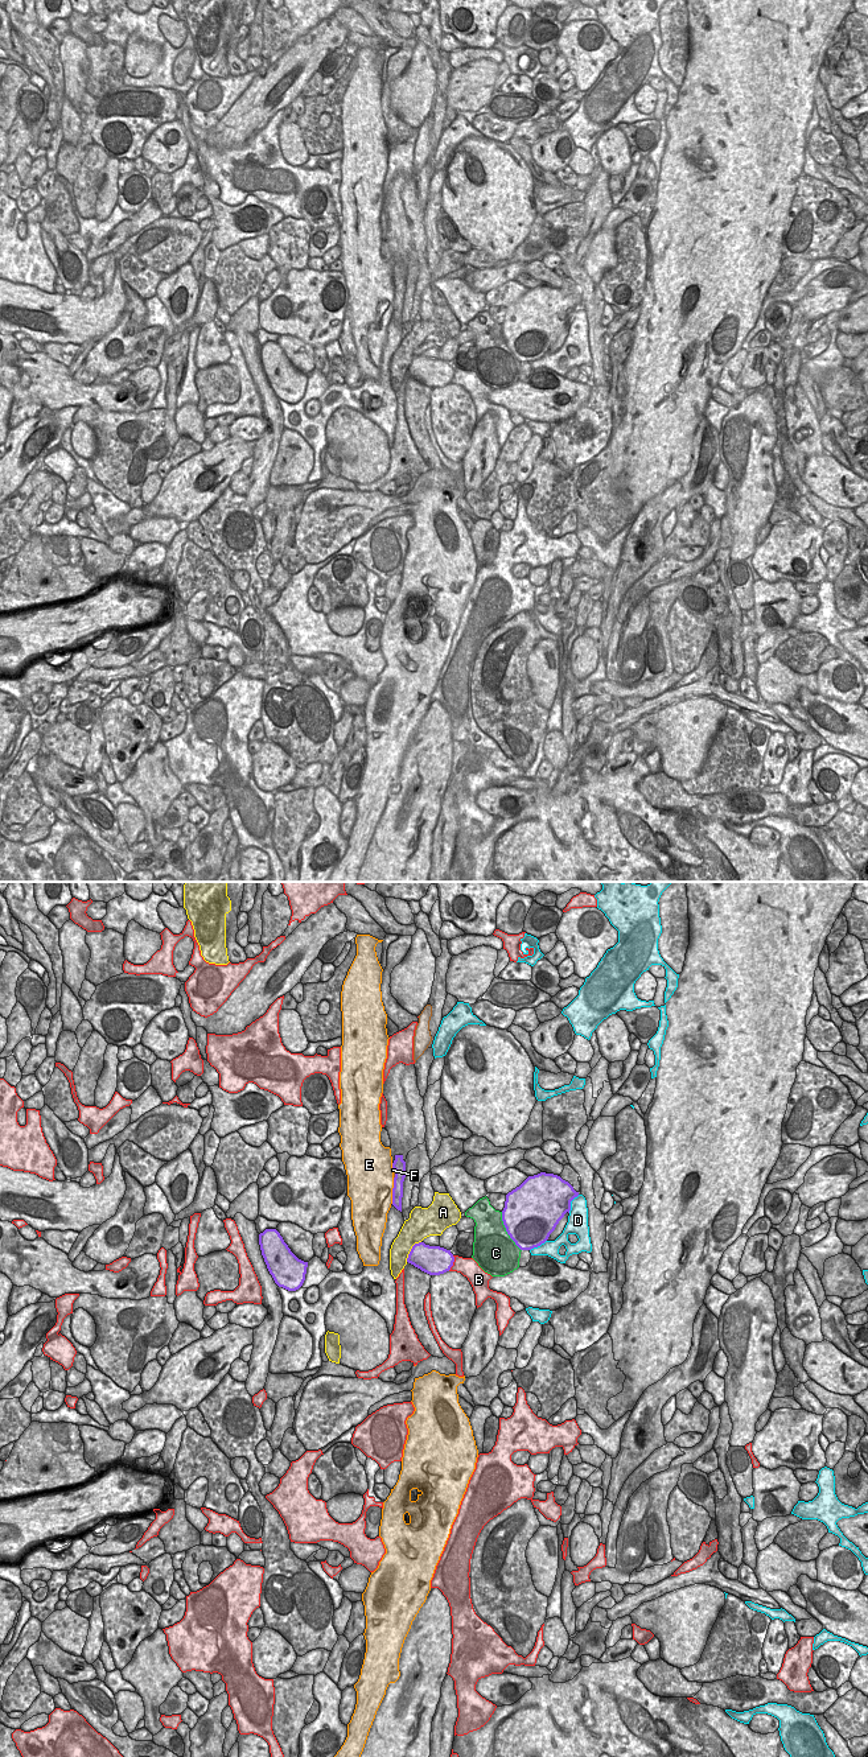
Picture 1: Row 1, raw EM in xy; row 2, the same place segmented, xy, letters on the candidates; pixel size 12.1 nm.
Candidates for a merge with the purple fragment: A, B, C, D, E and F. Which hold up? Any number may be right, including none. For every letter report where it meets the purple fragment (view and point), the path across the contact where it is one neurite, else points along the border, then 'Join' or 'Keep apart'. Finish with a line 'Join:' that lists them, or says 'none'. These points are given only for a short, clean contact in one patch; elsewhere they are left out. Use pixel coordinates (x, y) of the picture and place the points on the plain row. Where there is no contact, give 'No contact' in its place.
A: Touches purple at xy (411, 363). Keep apart
B: Touches purple at xy (452, 376). Keep apart
C: Touches purple at xy (506, 343). Keep apart
D: Touches purple at xy (570, 316). Keep apart
E: Touches purple at xy (393, 304). Keep apart
F: Touches purple at xy (395, 287). Boundary: xy (393, 281), (394, 291). Keep apart
Join: none.

